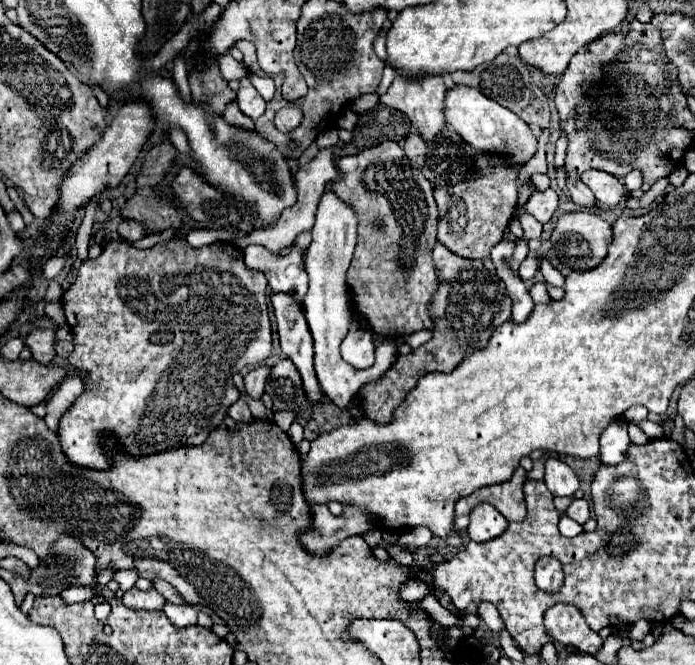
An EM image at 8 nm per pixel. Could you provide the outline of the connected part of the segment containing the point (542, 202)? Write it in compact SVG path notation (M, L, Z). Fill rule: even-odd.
M547 188L547 190L543 190L543 192L535 192L535 194L529 198L529 202L525 204L525 208L527 208L529 214L533 214L539 222L545 224L545 222L551 220L553 212L557 210L557 204L559 204L557 192L555 192L553 188Z

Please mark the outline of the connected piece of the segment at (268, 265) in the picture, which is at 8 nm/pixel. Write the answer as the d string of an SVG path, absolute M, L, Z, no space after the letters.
M303 232L295 238L295 244L287 254L271 254L259 244L245 248L245 264L253 270L261 270L275 292L295 292L297 300L303 300L307 292L307 274L303 268L303 252L311 244L311 232Z

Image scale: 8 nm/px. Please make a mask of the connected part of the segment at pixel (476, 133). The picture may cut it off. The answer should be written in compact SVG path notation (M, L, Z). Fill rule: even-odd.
M453 86L451 90L447 90L445 102L443 102L443 114L447 120L447 128L455 130L473 148L483 152L509 154L515 166L523 166L537 150L537 138L533 136L531 128L517 114L503 108L495 100L483 96L475 88Z

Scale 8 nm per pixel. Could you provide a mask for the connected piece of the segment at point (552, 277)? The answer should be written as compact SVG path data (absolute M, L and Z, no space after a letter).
M543 258L541 260L541 266L539 266L539 270L541 270L541 274L543 274L543 278L545 278L545 282L549 282L549 284L553 284L553 286L561 286L563 284L563 274L557 270L557 268L553 268L551 266L551 262L547 260L547 258Z

